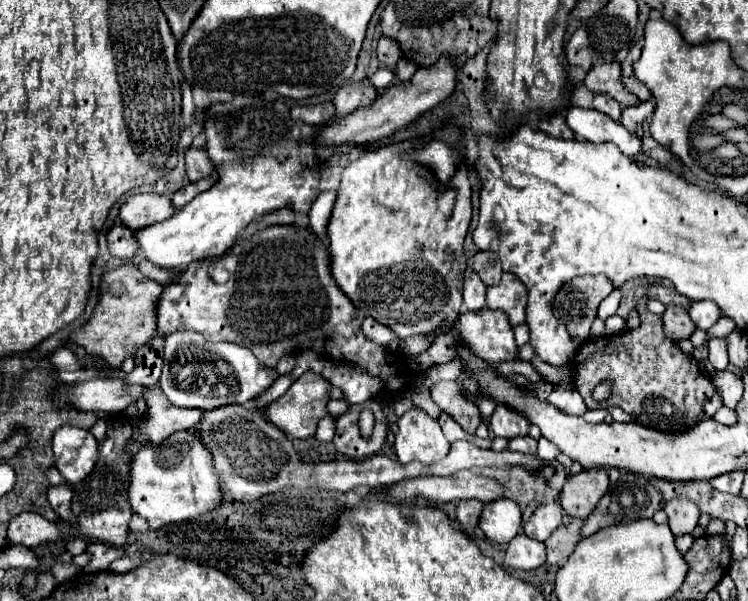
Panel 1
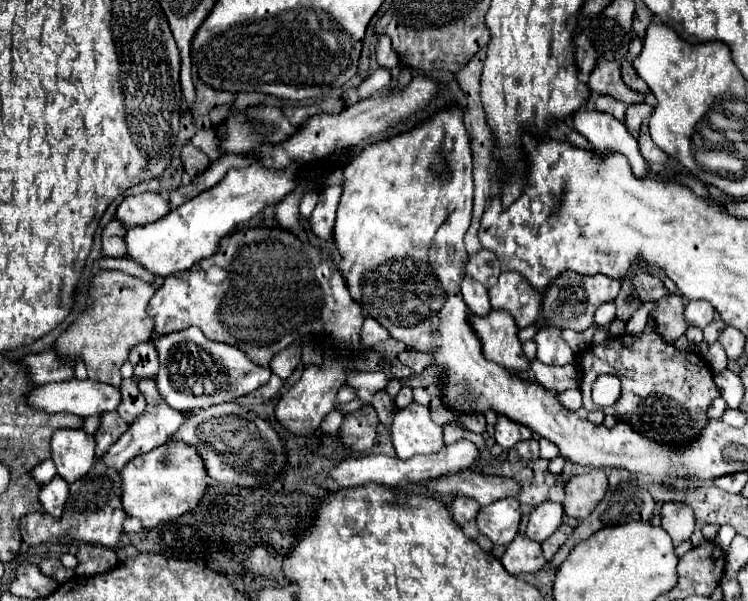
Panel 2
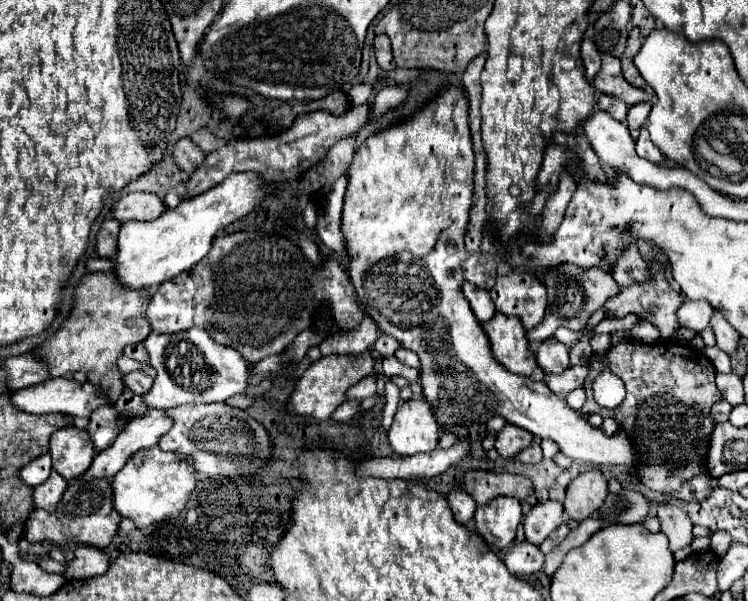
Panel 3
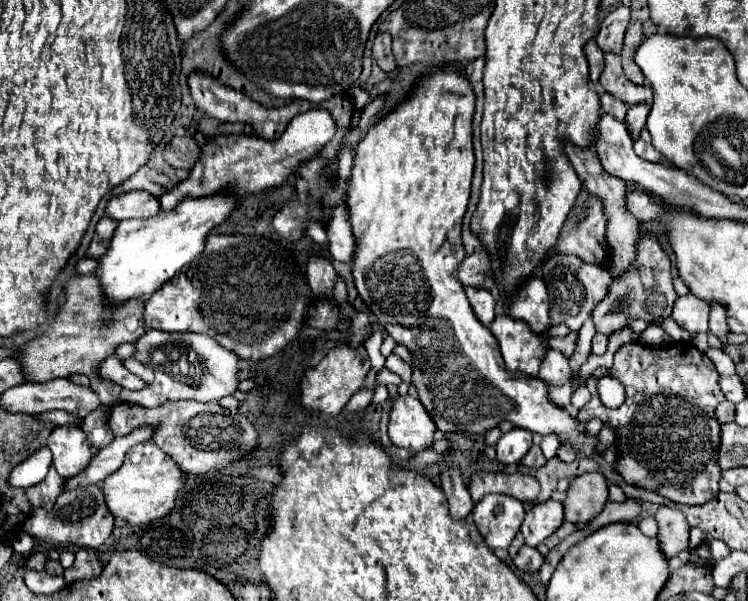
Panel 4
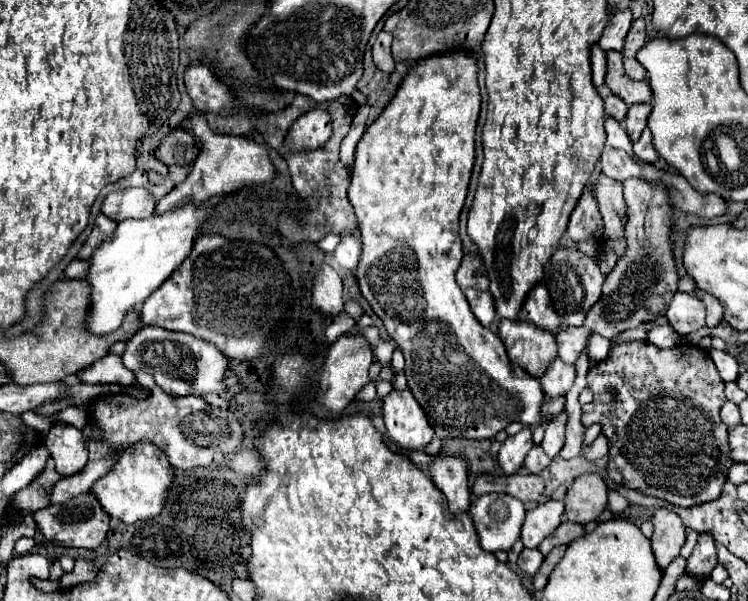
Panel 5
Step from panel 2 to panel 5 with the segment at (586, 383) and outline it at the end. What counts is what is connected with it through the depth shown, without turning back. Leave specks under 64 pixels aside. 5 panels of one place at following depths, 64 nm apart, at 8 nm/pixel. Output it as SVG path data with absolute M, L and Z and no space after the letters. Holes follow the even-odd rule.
M650 342L618 344L610 350L608 360L602 360L588 372L588 388L594 392L594 400L582 406L582 424L588 428L598 422L610 440L608 476L616 484L684 508L712 502L722 494L726 472L732 466L728 460L728 432L718 420L726 396L724 382L706 350L688 344L678 344L668 350L656 348ZM610 388L618 392L614 402L608 394Z

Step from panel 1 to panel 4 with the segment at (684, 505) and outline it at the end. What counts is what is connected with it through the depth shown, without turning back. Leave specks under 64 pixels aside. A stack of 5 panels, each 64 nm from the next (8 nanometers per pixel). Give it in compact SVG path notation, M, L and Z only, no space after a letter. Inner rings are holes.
M660 506L656 512L656 522L658 522L658 540L660 548L664 548L664 554L668 558L676 556L680 550L688 548L688 536L690 536L690 526L684 518L684 514L676 508Z

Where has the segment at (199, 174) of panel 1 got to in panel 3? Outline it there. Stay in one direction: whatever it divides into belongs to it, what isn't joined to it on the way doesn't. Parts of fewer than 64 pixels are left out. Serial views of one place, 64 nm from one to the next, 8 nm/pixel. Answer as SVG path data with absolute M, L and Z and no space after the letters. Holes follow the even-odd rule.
M182 138L174 150L174 160L184 172L192 174L194 170L198 170L204 164L206 154L190 138Z

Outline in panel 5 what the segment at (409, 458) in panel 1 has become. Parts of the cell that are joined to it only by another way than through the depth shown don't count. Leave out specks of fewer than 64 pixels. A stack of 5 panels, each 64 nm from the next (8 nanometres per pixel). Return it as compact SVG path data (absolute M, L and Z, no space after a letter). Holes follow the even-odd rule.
M392 390L382 402L382 416L392 442L406 450L424 450L434 438L434 430L412 392Z

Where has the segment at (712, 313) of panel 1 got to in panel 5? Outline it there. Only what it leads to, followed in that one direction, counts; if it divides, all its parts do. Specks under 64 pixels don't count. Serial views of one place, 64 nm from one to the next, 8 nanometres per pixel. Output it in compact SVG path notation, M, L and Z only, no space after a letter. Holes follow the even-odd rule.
M678 292L666 312L672 328L680 334L686 336L690 332L696 332L706 326L706 308L704 304L692 296L692 294L682 294Z

